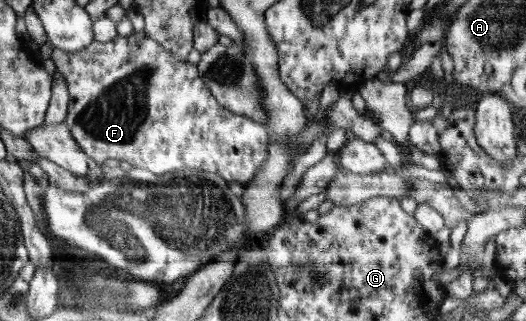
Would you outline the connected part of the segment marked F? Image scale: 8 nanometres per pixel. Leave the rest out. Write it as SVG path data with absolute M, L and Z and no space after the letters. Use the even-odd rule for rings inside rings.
M134 31L126 37L117 35L106 43L94 40L77 52L55 47L51 58L68 88L69 106L64 121L73 139L95 162L103 165L107 158L126 160L157 176L183 170L209 172L245 187L268 158L270 136L266 126L245 115L229 113L209 90L196 64L178 59L144 31Z

